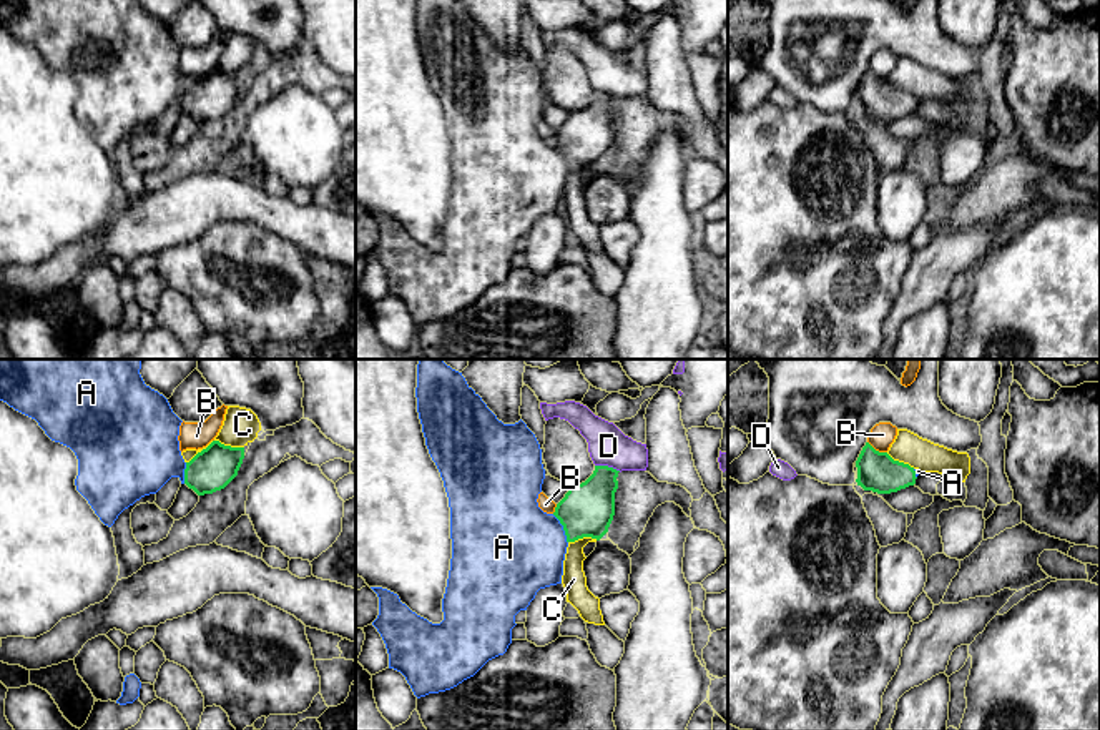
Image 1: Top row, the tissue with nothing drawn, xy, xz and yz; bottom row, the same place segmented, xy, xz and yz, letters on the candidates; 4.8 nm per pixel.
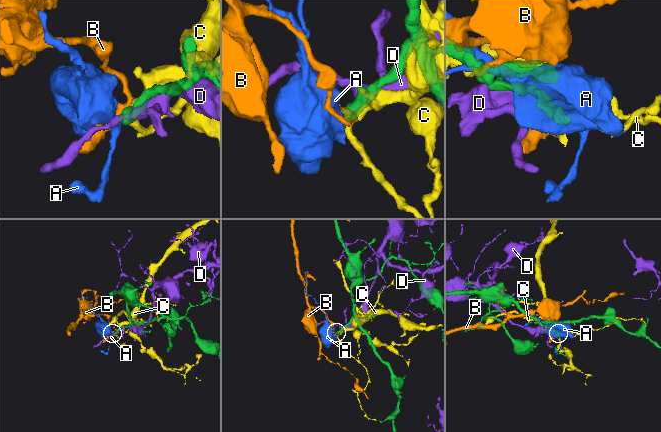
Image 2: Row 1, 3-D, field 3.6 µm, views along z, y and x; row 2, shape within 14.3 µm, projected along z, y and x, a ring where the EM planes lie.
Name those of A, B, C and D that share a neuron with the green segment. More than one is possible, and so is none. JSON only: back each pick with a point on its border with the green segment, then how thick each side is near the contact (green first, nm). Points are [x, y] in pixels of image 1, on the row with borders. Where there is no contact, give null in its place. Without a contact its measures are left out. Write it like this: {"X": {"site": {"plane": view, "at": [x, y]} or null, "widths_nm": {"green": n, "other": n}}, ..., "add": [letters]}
{"A": {"site": {"plane": "xz", "at": [564, 529]}, "widths_nm": {"green": 260, "other": 440}}, "add": ["A"]}

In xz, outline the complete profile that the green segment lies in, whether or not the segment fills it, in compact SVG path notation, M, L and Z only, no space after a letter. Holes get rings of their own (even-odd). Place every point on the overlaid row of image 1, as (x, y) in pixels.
M442 359L419 361L415 397L425 446L440 472L450 507L452 559L442 599L444 620L432 624L402 604L397 594L382 587L371 589L379 597L379 615L372 625L385 644L389 668L400 672L414 695L420 698L457 687L474 677L489 660L507 652L512 644L512 629L517 625L515 615L527 610L540 589L562 584L568 544L583 537L600 540L608 532L615 515L620 471L595 466L593 474L585 482L570 486L555 512L547 514L537 502L545 479L542 449L522 419L515 424L498 421L467 384L462 372Z

